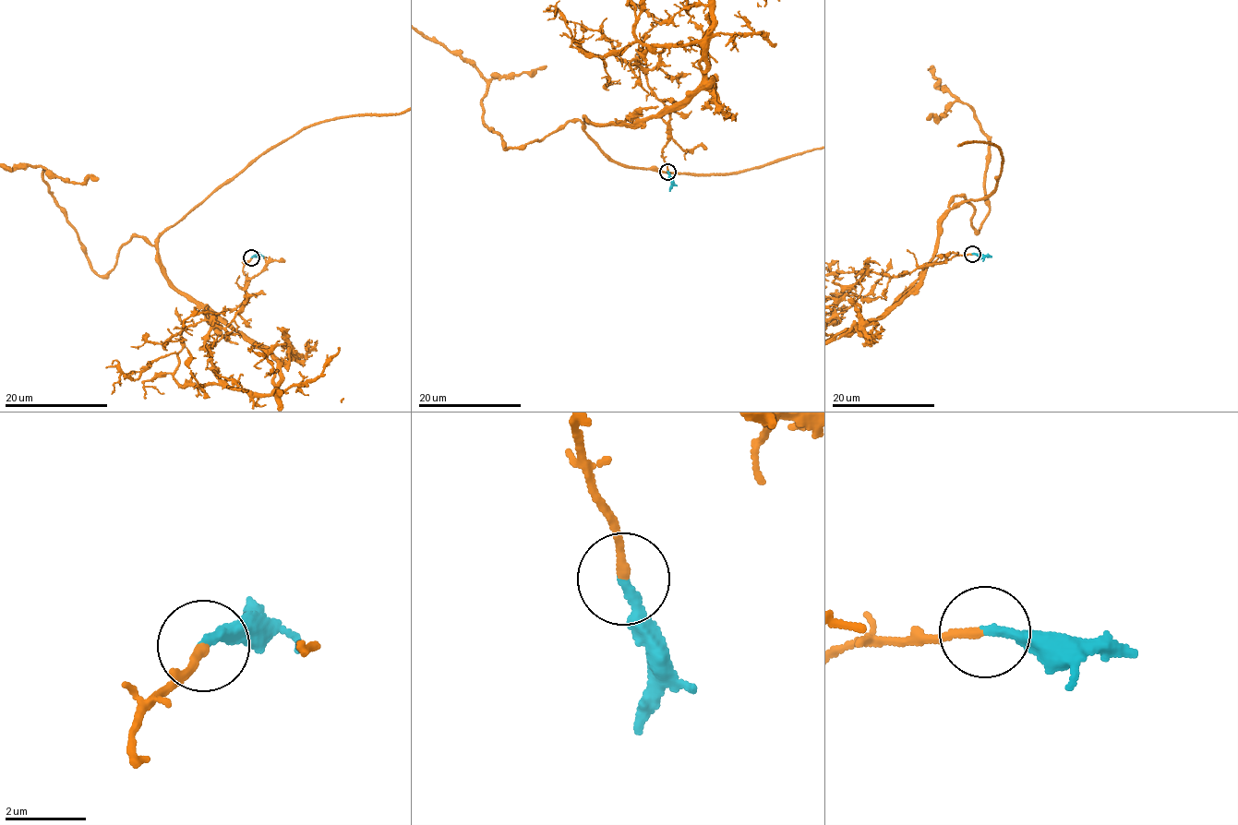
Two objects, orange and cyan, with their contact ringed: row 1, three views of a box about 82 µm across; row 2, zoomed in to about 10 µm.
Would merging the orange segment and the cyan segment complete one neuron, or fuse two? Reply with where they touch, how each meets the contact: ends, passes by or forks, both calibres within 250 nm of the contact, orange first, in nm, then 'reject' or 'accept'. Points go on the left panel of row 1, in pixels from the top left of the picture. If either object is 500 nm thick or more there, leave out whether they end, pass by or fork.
at (251, 257); orange ends there; cyan ends there; 200 nm thick on the orange side, 240 nm on the other; accept

